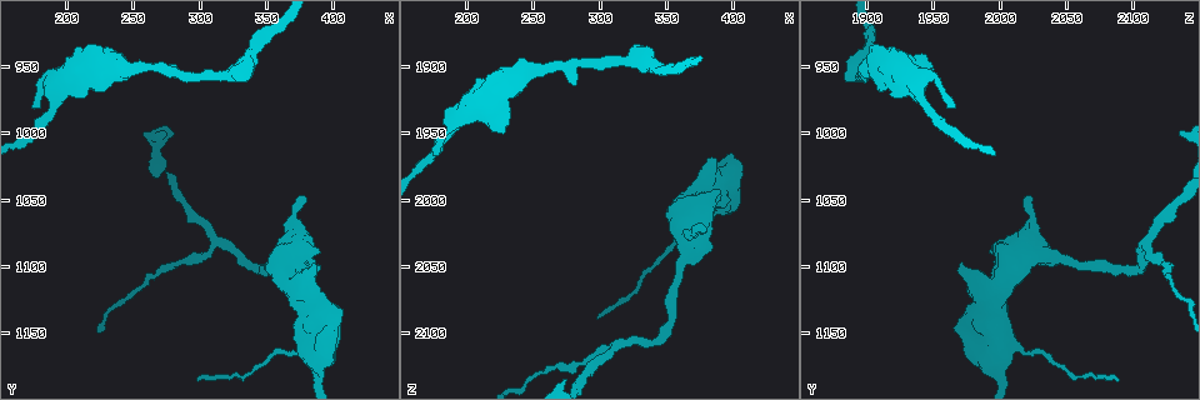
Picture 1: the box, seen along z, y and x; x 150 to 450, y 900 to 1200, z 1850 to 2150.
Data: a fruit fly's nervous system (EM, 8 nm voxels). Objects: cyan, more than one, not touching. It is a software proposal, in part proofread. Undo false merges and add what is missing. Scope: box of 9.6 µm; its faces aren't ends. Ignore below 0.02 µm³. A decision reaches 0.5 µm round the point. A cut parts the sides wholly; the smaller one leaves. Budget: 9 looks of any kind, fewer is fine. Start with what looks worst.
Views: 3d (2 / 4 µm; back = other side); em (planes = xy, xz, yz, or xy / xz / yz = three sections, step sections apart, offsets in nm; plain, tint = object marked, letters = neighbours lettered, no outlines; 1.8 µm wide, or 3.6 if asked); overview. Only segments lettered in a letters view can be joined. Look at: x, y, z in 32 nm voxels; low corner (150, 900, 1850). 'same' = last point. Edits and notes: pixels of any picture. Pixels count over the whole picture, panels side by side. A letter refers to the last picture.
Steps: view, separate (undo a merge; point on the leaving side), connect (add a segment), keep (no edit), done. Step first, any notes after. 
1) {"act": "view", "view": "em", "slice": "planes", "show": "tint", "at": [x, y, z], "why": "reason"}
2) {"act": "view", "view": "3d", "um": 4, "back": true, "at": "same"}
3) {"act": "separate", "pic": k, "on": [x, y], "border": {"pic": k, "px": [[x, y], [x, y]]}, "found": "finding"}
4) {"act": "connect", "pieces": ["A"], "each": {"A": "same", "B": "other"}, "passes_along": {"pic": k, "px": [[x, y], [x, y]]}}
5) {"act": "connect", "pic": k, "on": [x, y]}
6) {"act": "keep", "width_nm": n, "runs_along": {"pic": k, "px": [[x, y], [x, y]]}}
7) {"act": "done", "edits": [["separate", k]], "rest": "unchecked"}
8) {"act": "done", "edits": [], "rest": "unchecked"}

{"act": "view", "view": "3d", "um": 4, "at": [282, 952, 1912], "why": "branch stops here"}

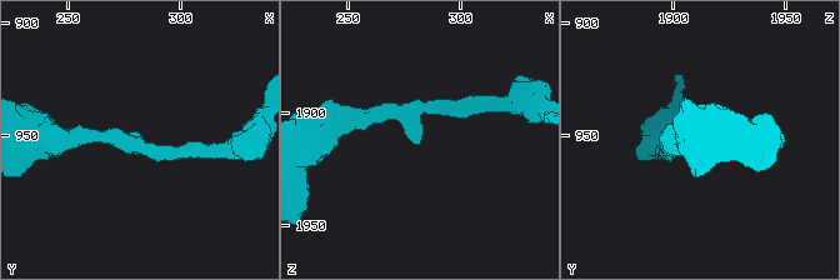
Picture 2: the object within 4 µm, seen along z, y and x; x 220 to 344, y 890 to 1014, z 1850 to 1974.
{"act": "view", "view": "em", "slice": "xy", "step": 8, "show": "letters", "at": [282, 950, 1914], "why": "now the EM"}

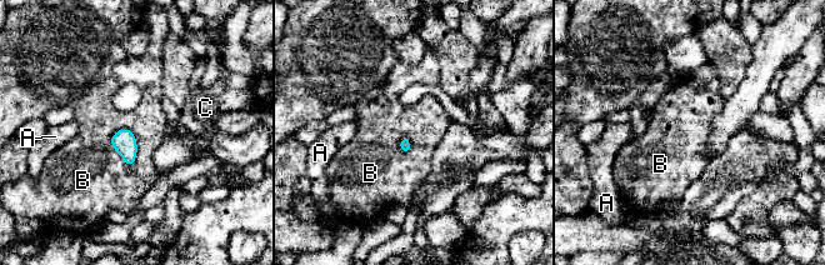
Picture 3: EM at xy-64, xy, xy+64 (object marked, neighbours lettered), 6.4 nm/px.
{"act": "view", "view": "em", "slice": "xz", "step": 8, "show": "letters", "at": "same"}

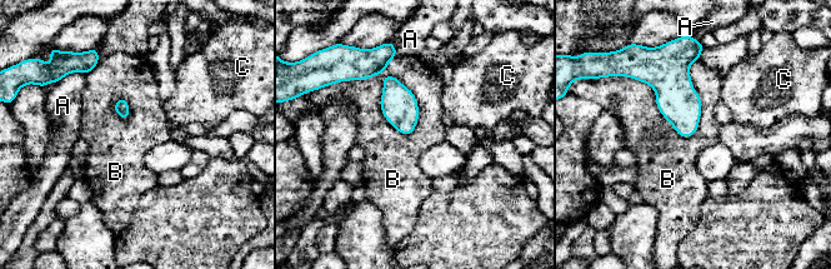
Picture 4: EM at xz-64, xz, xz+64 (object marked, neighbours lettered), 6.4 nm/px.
{"act": "keep", "each": {"A": "other", "B": "other", "C": "other"}, "border": {"pic": 4, "px": [[631, 78], [697, 130]]}, "found": "no lettered segment goes on from it"}

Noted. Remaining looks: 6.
{"act": "view", "view": "em", "um": 3.6, "slice": "yz", "step": 16, "show": "letters", "at": [390, 1134, 1986], "why": "touches itself"}

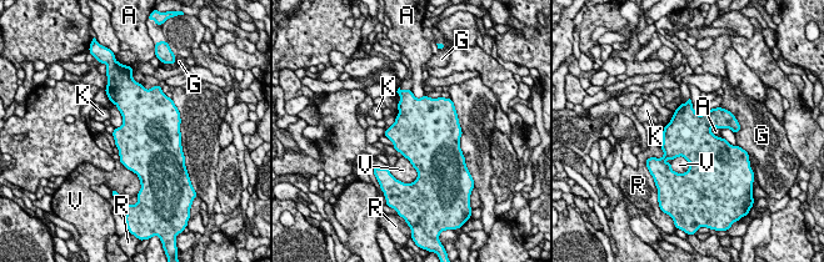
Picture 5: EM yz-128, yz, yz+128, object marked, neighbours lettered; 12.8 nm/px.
{"act": "view", "view": "em", "um": 3.6, "slice": "planes", "show": "letters", "at": "same", "why": "cut it another way"}

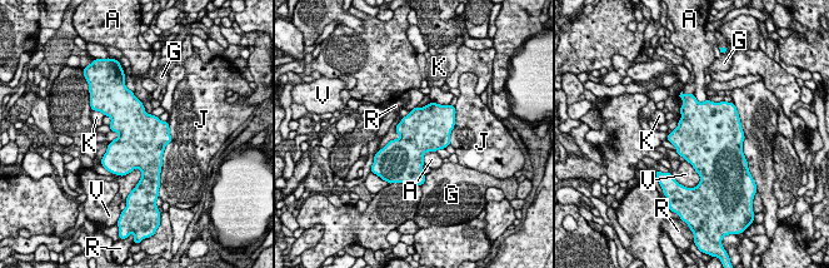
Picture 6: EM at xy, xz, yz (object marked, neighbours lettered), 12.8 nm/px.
{"act": "keep", "each": {"A": "other", "G": "other", "J": "other", "K": "other", "R": "other", "V": "other"}, "border": {"pic": 6, "px": [[133, 93], [150, 114]]}, "found": "one neuron here"}

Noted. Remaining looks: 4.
{"act": "view", "view": "3d", "um": 4, "at": [348, 1100, 2104], "why": "abrupt turn"}

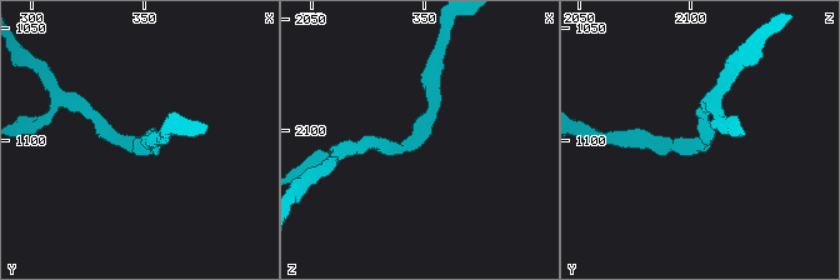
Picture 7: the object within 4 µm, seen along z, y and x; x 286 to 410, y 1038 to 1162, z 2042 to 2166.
{"act": "view", "view": "em", "um": 3.6, "slice": "yz", "step": 8, "show": "tint", "at": [348, 1102, 2104], "arm_widths_nm": [200, 240]}

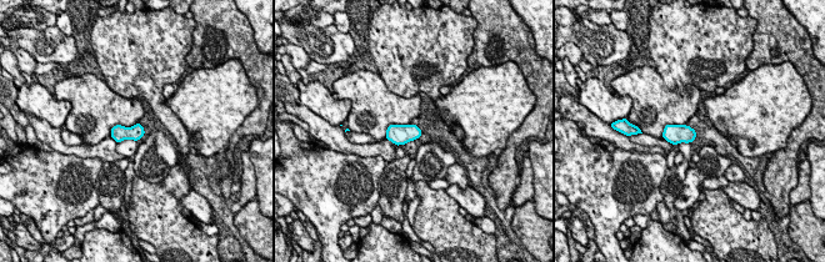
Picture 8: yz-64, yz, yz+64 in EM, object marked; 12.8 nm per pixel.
{"act": "view", "view": "em", "um": 3.6, "slice": "yz", "step": 8, "show": "letters", "at": "same", "why": "see the neighbours"}

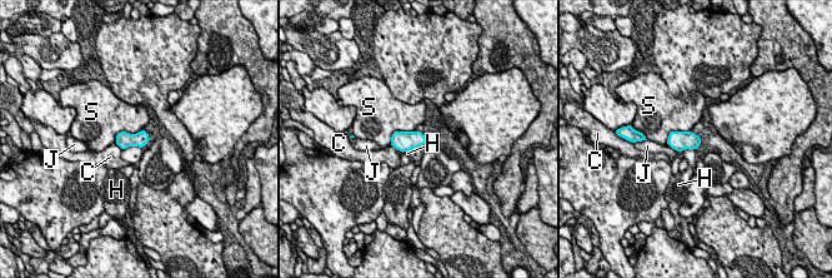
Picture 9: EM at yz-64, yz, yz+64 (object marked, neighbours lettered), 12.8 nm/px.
{"act": "keep", "each": {"C": "other", "H": "other", "J": "other", "S": "other"}, "border": {"pic": 9, "px": [[143, 128], [120, 132], [114, 142]]}, "found": "all the same neuron"}

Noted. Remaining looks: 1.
{"act": "view", "view": "em", "slice": "planes", "show": "letters", "at": [174, 982, 1964], "why": "branch stops here"}

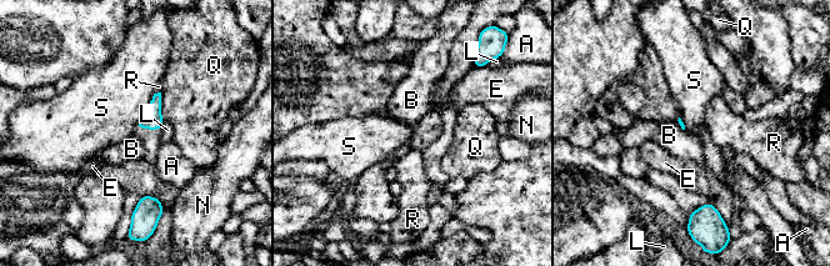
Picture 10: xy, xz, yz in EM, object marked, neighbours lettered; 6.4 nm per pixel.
{"act": "keep", "each": {"A": "other", "B": "other", "E": "other", "L": "other", "N": "other", "Q": "other", "R": "other", "S": "other"}, "found": "none of them fits"}

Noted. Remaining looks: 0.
{"act": "done", "edits": [], "rest": "unchecked"}

